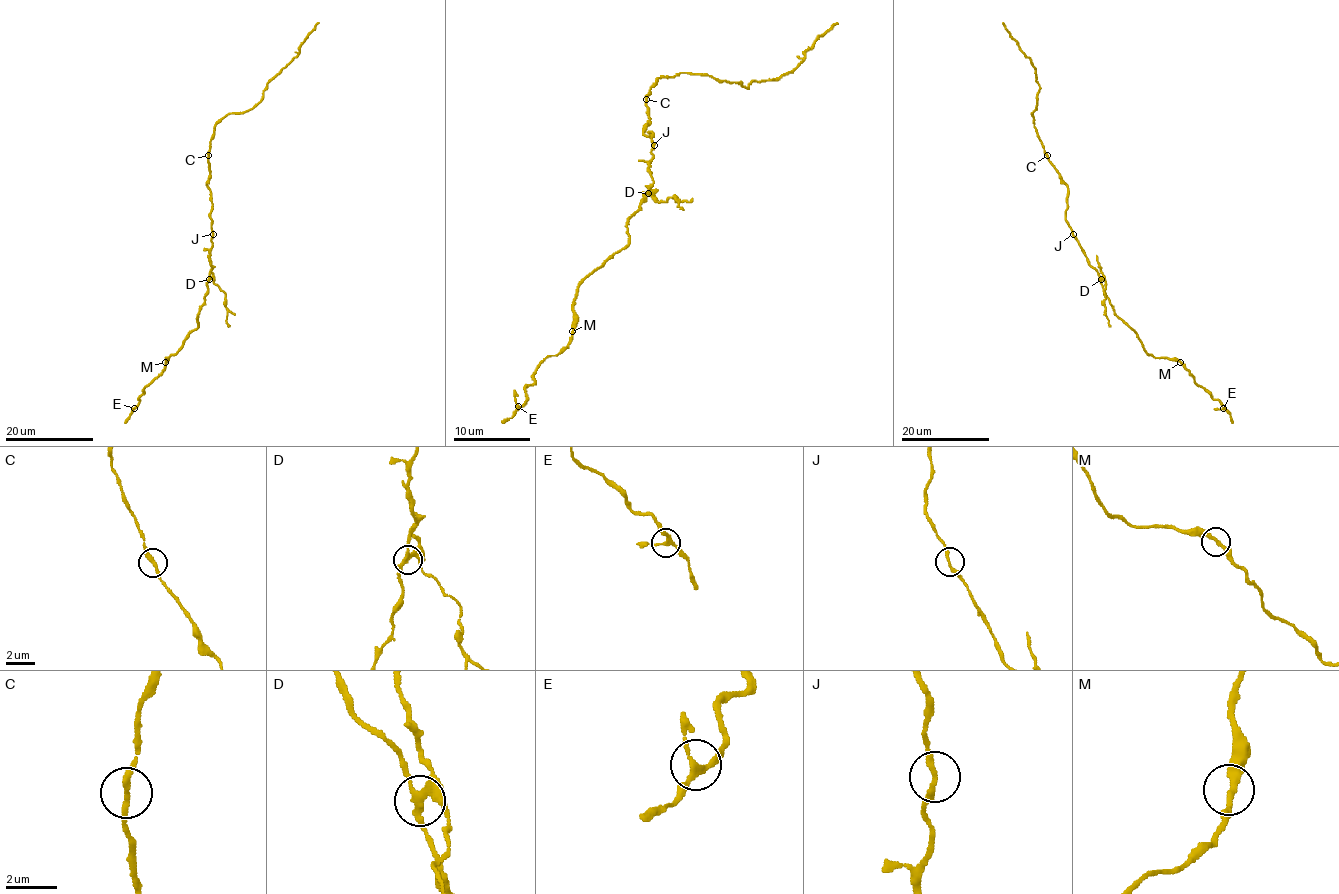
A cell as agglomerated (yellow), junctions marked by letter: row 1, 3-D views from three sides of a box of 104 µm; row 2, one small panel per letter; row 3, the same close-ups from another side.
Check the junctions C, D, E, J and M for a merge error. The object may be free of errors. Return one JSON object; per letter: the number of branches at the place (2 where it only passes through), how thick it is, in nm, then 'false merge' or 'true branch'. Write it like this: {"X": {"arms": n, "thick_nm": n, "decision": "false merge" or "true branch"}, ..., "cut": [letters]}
{"C": {"arms": 2, "thick_nm": 240, "decision": "true branch"}, "D": {"arms": 3, "thick_nm": 240, "decision": "false merge"}, "E": {"arms": 3, "thick_nm": 200, "decision": "true branch"}, "J": {"arms": 2, "thick_nm": 200, "decision": "true branch"}, "M": {"arms": 2, "thick_nm": 240, "decision": "true branch"}, "cut": ["D"]}

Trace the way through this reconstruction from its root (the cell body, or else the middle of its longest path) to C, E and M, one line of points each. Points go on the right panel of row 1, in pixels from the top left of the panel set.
C: (1072, 234), (1065, 217), (1067, 186), (1046, 155)
E: (1072, 234), (1097, 271), (1114, 312), (1137, 334), (1143, 349), (1156, 358), (1177, 359), (1223, 408)
M: (1072, 234), (1087, 261), (1097, 271), (1114, 312), (1137, 334), (1143, 349), (1156, 358), (1177, 359), (1180, 362)

